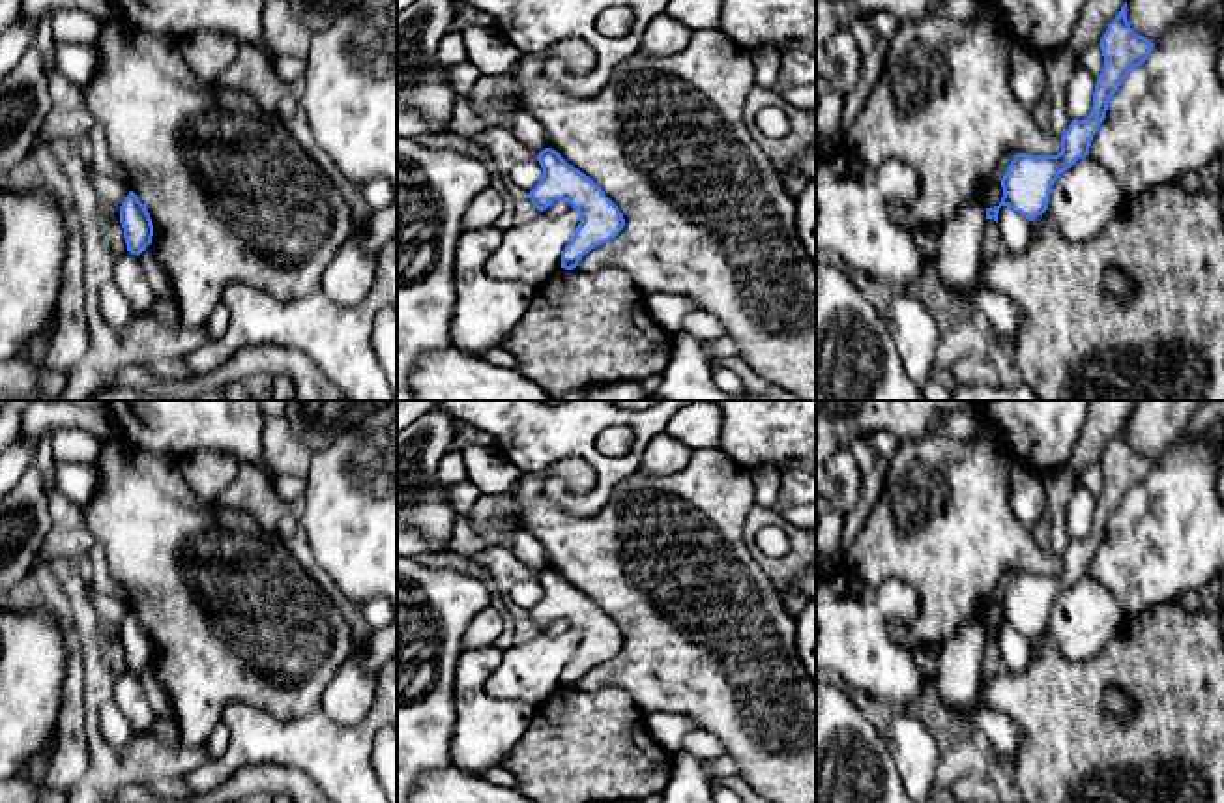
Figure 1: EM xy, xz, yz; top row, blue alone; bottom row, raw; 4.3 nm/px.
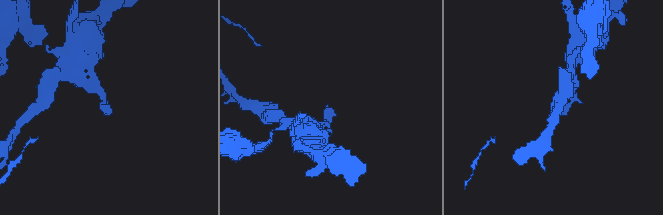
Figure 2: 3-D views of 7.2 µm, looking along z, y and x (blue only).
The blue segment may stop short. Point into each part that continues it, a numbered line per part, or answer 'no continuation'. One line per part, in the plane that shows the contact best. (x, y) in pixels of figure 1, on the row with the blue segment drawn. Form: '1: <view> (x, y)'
no continuation

